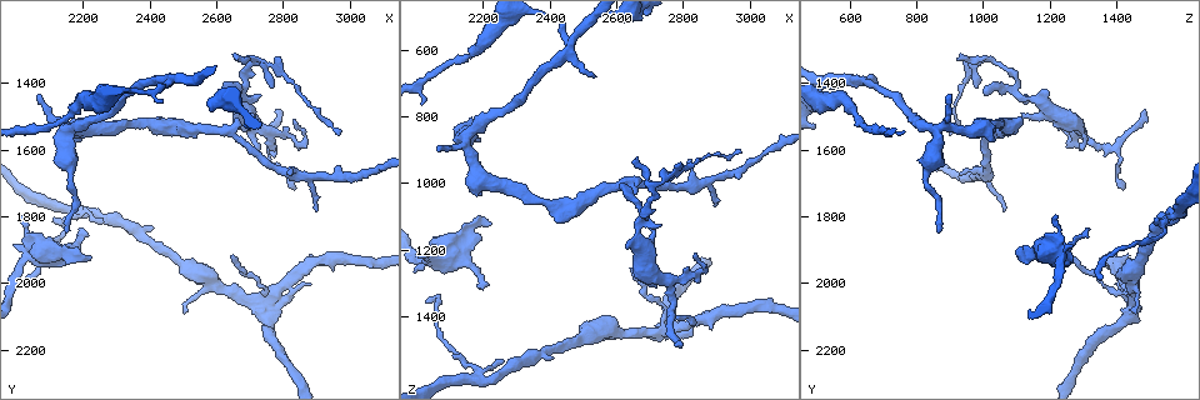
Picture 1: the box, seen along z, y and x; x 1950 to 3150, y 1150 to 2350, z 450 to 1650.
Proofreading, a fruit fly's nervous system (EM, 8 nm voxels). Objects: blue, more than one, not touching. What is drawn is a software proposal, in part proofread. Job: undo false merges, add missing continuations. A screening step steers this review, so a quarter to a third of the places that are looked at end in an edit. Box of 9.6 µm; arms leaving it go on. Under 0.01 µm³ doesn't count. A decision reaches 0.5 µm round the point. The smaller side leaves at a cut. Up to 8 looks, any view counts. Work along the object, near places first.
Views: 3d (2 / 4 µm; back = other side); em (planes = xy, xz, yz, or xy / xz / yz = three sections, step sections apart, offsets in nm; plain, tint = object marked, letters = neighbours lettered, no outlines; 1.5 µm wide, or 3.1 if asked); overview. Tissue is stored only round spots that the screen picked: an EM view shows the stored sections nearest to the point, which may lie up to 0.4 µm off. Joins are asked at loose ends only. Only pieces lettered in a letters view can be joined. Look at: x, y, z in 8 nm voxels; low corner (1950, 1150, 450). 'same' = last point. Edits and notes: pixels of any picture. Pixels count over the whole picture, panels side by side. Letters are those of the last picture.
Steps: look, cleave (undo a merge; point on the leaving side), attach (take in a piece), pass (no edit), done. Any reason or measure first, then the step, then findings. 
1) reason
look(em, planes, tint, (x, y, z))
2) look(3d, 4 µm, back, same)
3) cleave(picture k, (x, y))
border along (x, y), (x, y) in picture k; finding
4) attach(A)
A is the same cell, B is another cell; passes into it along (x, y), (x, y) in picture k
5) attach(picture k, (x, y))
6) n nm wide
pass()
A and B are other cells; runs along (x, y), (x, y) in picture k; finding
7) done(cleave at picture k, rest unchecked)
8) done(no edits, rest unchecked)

thin end
look(em, planes, letters, (2610, 1430, 1010))

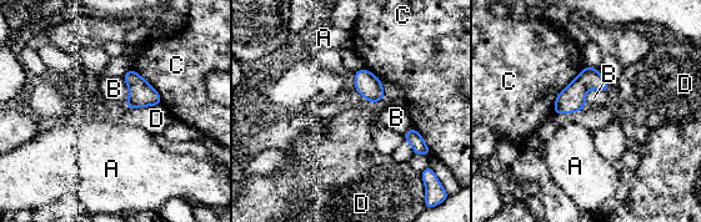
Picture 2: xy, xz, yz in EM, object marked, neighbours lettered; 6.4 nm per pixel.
pass()
A, B, C and D are other cells; border along (606, 91), (589, 90), (585, 104) in picture 2; none of them fits

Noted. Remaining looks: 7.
arms part here
look(em, planes, tint, (2460, 1390, 580))

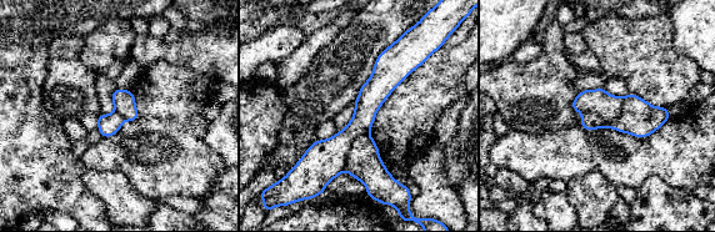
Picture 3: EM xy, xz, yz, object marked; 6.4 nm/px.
look(em, planes, letters, same)

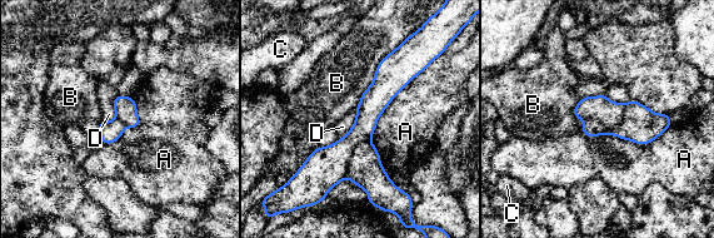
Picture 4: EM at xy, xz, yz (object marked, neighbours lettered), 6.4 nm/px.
cleave(picture 4, (642, 125))
A, B, C and D are other cells; border along (624, 105), (615, 127), (584, 122) in picture 4; a second neuron is stuck on

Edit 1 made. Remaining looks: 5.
see it whole again
look(overview)

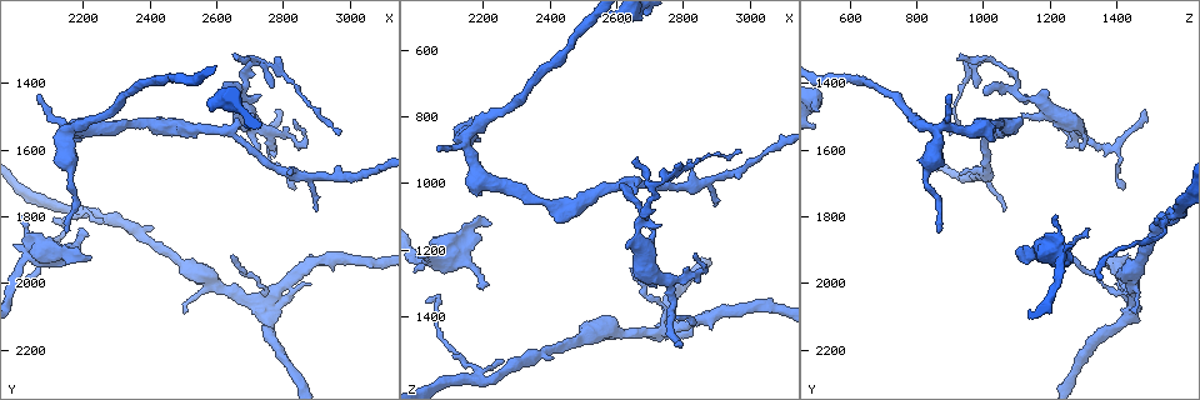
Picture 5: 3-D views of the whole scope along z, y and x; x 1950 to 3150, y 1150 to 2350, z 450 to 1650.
tapers out
look(em, planes, plain, (2020, 1980, 1360))

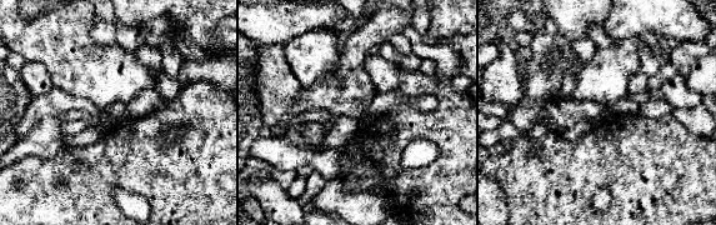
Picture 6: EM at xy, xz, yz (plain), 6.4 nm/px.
look(em, planes, letters, same)

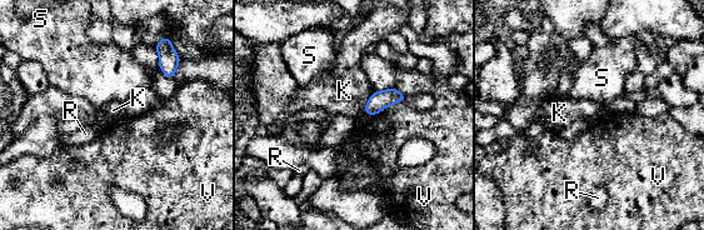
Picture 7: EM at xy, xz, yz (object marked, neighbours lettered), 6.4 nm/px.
pass()
K, R, S and V are other cells; border along (374, 91), (363, 113) in picture 7; none of them fits

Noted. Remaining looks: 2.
done(cleave at picture 4, rest unchecked)

